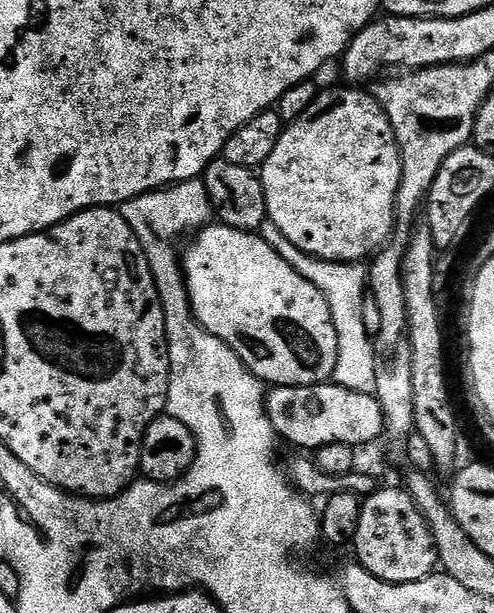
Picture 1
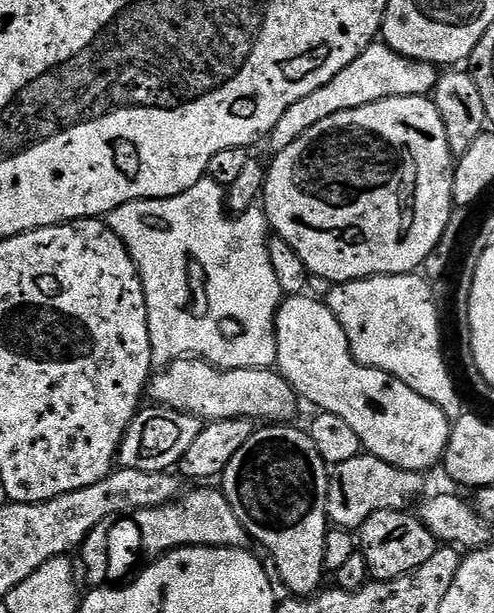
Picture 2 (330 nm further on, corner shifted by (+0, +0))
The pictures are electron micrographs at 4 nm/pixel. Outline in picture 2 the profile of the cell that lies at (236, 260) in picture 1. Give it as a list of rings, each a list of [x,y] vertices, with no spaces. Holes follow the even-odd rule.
[[[305,294],[287,297],[281,303],[276,315],[275,367],[301,401],[309,400],[313,409],[338,414],[338,418],[344,419],[358,434],[360,447],[367,455],[382,458],[382,462],[388,462],[402,470],[423,473],[443,461],[452,433],[448,416],[438,406],[434,406],[434,402],[410,390],[406,382],[359,364],[350,350],[346,330],[342,330],[342,322],[334,318],[323,299],[315,300],[312,294]]]

